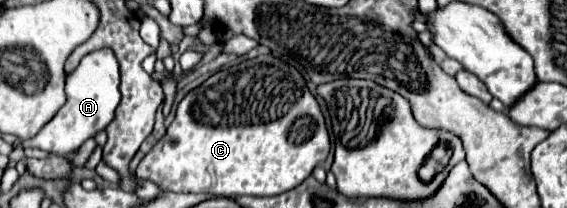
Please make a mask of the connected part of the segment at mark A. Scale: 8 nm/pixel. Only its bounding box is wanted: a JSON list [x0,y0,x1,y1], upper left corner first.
[23,50,121,156]

